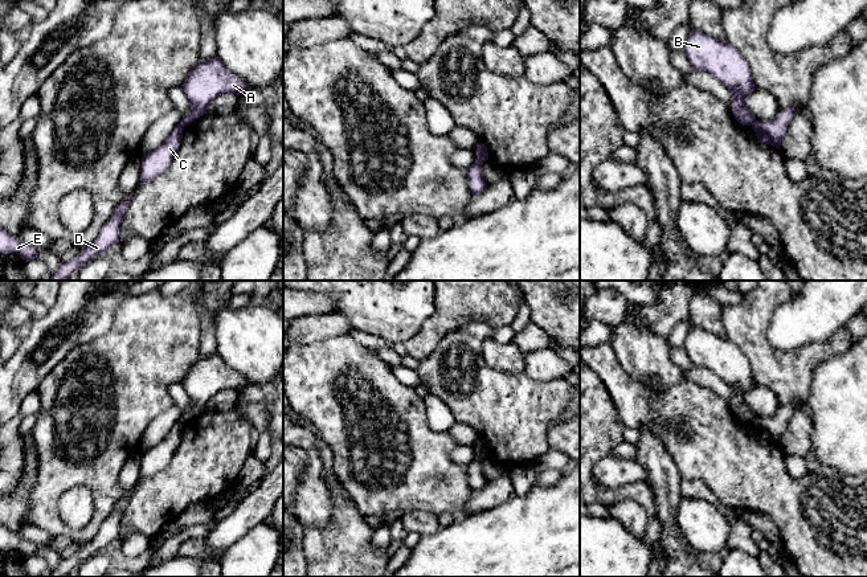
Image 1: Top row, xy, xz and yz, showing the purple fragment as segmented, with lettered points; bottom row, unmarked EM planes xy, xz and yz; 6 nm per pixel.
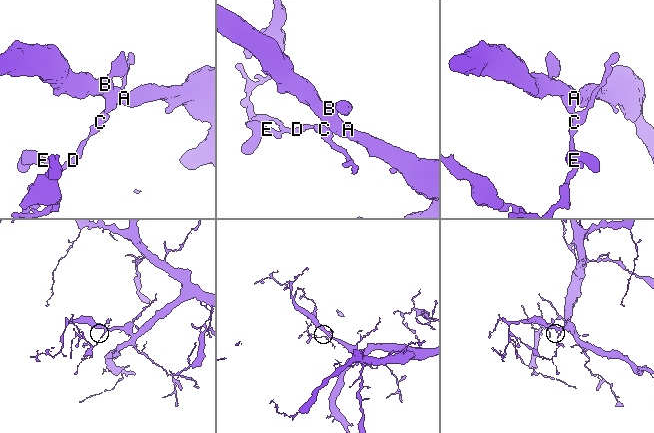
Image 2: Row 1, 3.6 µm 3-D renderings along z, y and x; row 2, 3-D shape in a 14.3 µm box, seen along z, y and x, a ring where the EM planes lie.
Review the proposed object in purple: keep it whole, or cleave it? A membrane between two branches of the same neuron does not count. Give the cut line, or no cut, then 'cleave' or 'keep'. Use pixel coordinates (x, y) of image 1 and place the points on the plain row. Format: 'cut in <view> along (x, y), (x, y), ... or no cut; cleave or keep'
cut in xz along (477, 454), (482, 458); cleave

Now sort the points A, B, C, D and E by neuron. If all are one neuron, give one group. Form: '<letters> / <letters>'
A B / C D E

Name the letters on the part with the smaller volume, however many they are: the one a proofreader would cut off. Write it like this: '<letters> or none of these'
C, D, E

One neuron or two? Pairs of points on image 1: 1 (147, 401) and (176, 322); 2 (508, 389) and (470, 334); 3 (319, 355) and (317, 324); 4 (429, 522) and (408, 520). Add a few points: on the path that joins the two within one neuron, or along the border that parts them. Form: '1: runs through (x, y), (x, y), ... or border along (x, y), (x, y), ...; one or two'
1: runs through (147, 381), (147, 351), (156, 342); one
2: runs through (493, 380), (481, 368), (470, 350); one
3: border along (348, 334), (297, 343); two
4: runs through (424, 522), (413, 520); one

